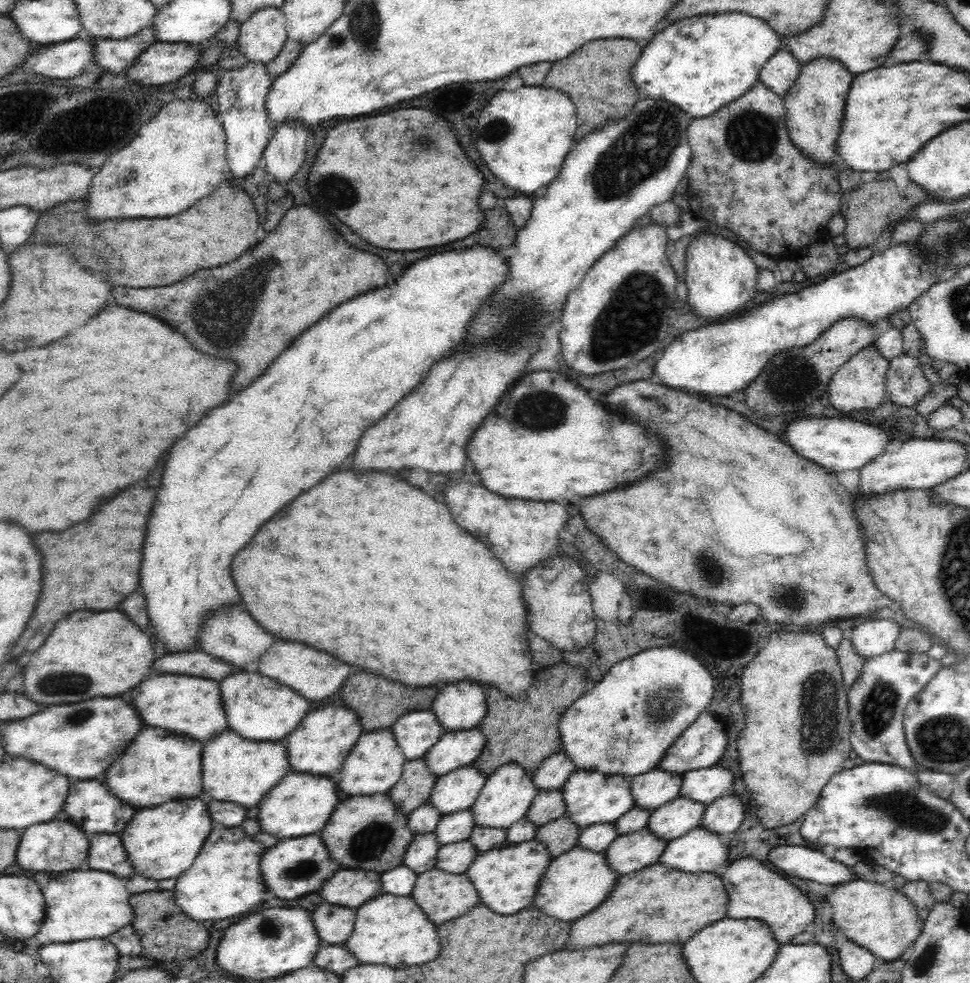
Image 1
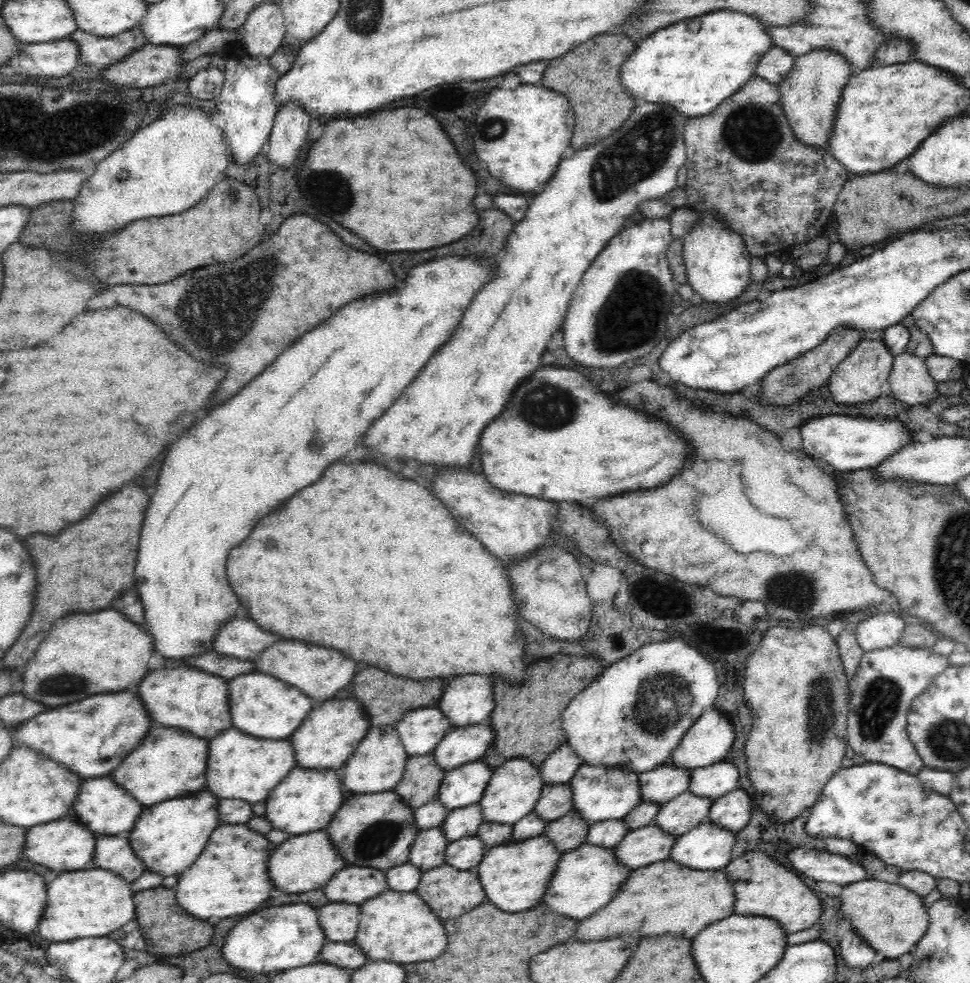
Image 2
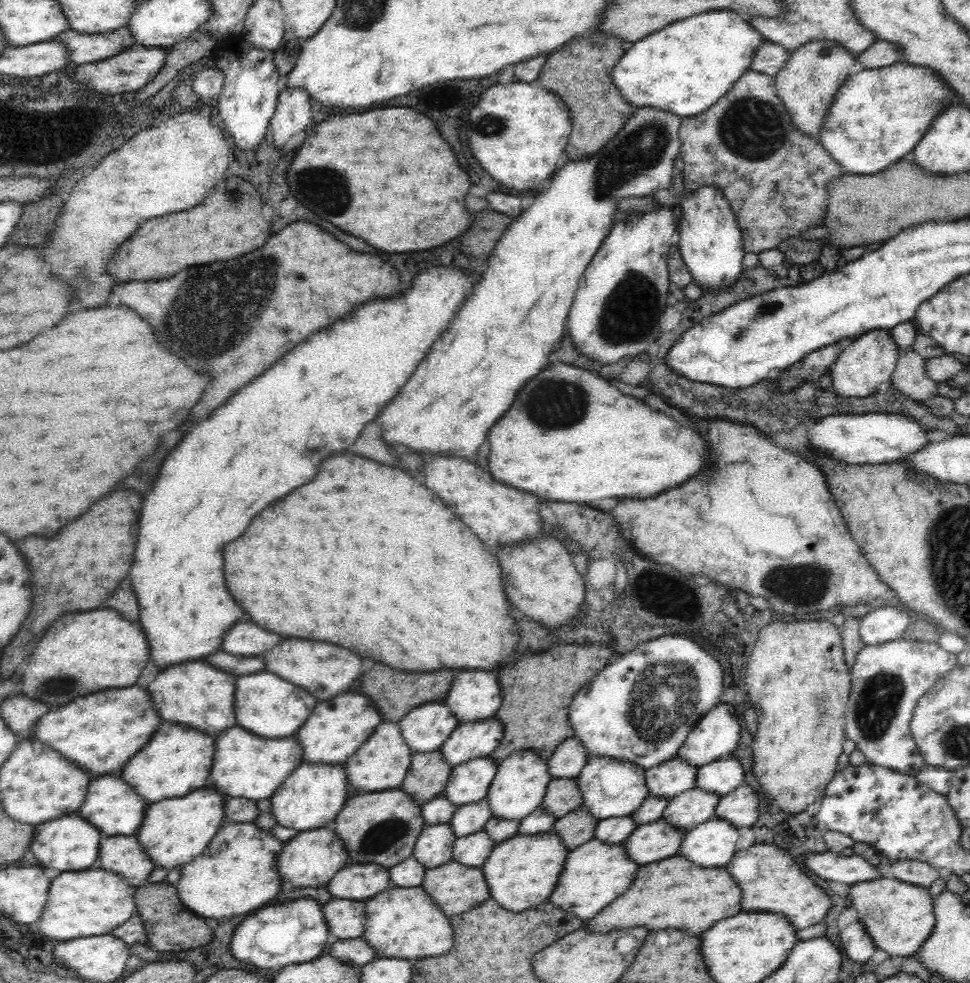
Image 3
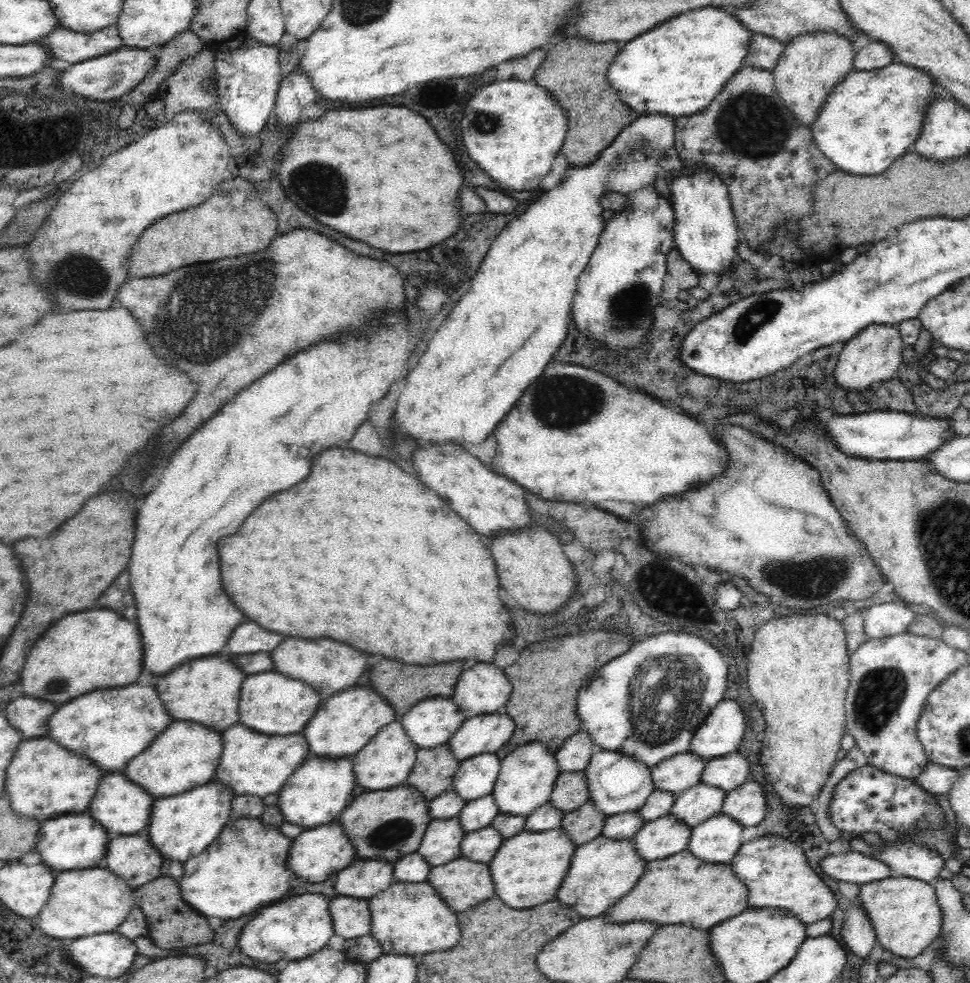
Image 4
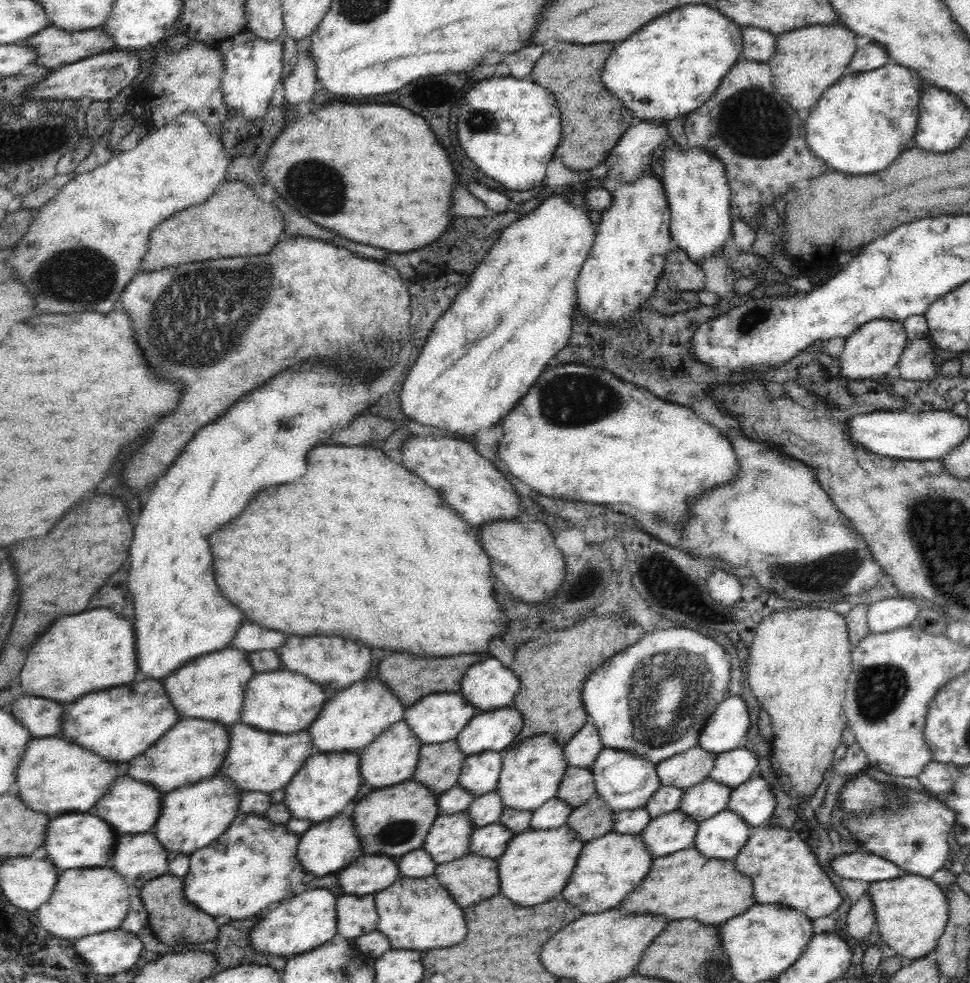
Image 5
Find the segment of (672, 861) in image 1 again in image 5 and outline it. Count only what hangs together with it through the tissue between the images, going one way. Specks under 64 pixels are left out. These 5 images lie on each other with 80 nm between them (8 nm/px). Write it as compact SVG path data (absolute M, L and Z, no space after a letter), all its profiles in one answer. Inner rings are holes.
M730 810L698 823L693 847L708 859L733 861L748 839L748 825Z

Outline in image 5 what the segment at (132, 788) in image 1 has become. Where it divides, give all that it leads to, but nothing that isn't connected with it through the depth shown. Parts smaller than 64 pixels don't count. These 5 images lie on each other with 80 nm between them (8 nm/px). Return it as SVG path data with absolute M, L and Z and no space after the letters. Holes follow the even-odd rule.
M181 718L151 748L128 763L126 775L154 787L162 795L212 779L227 756L228 736L228 727L220 723Z

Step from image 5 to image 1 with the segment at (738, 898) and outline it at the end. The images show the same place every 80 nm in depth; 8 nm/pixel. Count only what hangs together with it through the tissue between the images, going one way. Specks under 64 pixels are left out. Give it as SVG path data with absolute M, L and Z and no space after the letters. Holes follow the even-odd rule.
M660 863L639 872L622 876L602 904L568 923L563 949L579 951L612 942L646 942L646 944L684 944L700 928L726 917L728 895L720 876L685 874Z

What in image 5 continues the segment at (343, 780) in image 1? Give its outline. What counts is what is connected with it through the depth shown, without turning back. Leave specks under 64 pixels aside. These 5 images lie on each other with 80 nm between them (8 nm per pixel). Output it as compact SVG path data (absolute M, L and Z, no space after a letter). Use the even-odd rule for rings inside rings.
M403 720L396 721L380 732L367 748L359 752L359 770L361 782L375 789L393 787L404 781L410 781L415 774L421 742L415 738L410 727Z

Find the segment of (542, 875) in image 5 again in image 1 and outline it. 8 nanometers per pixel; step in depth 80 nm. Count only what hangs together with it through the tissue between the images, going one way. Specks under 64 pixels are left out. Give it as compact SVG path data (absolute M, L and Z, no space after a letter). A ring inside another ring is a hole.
M532 839L478 854L464 874L474 885L480 904L498 915L510 916L532 905L536 886L540 883L540 878L552 859L546 847Z

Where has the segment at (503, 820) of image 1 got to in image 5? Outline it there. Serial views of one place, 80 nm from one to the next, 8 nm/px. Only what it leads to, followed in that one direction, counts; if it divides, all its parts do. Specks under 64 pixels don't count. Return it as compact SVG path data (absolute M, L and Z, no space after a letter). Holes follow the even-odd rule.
M534 736L503 755L501 774L495 791L505 808L512 808L518 812L534 812L542 804L555 798L566 770L563 746L558 745L550 736Z

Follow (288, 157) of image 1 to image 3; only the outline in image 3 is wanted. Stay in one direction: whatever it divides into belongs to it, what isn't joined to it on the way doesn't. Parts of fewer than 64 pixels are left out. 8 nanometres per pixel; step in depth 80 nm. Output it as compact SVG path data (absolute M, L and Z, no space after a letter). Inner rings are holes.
M284 89L278 97L278 104L271 120L272 136L276 148L284 148L288 142L300 142L304 129L310 124L315 110L304 89Z

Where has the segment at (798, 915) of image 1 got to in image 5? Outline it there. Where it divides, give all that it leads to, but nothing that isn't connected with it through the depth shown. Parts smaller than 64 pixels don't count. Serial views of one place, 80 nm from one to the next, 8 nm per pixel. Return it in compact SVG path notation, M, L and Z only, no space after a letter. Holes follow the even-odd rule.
M779 827L756 829L754 836L738 851L733 860L736 871L752 880L754 904L780 905L804 913L810 921L830 916L840 906L842 897L822 872L816 855L796 832Z

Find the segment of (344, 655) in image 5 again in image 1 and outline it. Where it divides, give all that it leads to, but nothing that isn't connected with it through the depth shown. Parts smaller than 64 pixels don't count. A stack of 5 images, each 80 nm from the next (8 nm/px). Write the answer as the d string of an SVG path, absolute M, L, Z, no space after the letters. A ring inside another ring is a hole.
M284 642L284 644L274 644L259 658L256 672L294 688L300 696L311 702L336 694L344 680L348 678L350 666L310 646L304 646L298 642Z

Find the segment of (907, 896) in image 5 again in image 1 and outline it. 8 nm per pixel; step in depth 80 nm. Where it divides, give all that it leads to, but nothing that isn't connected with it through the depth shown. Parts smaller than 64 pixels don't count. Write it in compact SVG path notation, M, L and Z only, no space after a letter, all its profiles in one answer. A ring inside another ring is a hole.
M859 878L834 885L832 891L824 894L824 898L830 906L832 922L837 931L842 932L846 940L872 953L874 958L885 961L900 958L904 948L920 936L923 928L910 899L904 893L884 885L872 884Z

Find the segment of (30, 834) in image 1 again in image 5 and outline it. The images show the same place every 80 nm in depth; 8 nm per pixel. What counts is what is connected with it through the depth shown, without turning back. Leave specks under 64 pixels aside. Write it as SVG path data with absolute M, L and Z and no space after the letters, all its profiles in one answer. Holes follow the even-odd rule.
M68 813L49 820L44 830L44 844L47 857L60 874L76 868L103 868L112 858L112 846L116 840L112 828L96 814Z

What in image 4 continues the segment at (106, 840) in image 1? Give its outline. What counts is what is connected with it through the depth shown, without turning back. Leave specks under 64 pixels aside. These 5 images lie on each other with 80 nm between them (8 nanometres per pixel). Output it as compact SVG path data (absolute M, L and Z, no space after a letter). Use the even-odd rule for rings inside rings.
M144 833L110 840L104 857L107 869L120 876L132 889L159 878L163 861Z

